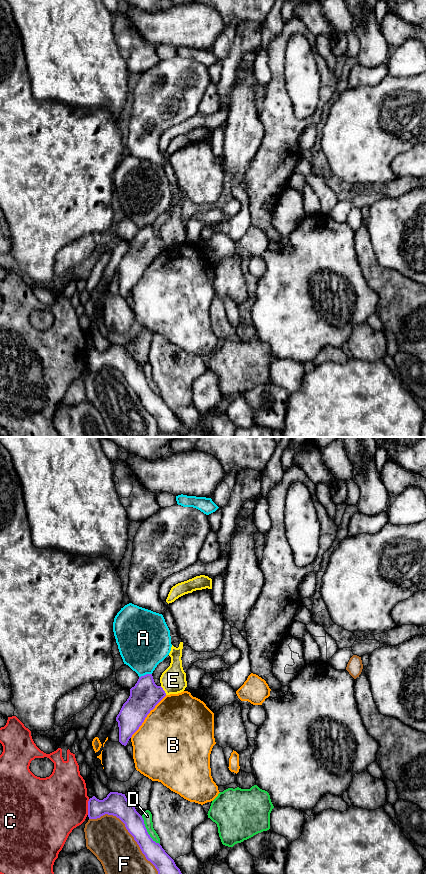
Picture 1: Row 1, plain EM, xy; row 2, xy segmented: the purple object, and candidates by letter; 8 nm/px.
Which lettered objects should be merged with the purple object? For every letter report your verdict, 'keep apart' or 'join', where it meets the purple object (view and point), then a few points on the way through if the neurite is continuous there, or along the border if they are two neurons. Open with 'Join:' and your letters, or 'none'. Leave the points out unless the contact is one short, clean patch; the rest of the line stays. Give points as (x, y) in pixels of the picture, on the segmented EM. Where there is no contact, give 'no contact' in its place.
Join: none
A: keep apart | xy (146, 674) | along xy (151, 673), (146, 673), (139, 677)
B: keep apart | xy (146, 716)
C: keep apart | xy (88, 807)
D: keep apart | xy (146, 831)
E: keep apart | xy (163, 690) | along xy (160, 686), (166, 694)
F: keep apart | xy (128, 831)

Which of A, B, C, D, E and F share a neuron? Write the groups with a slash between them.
A / B / C / D / E / F

